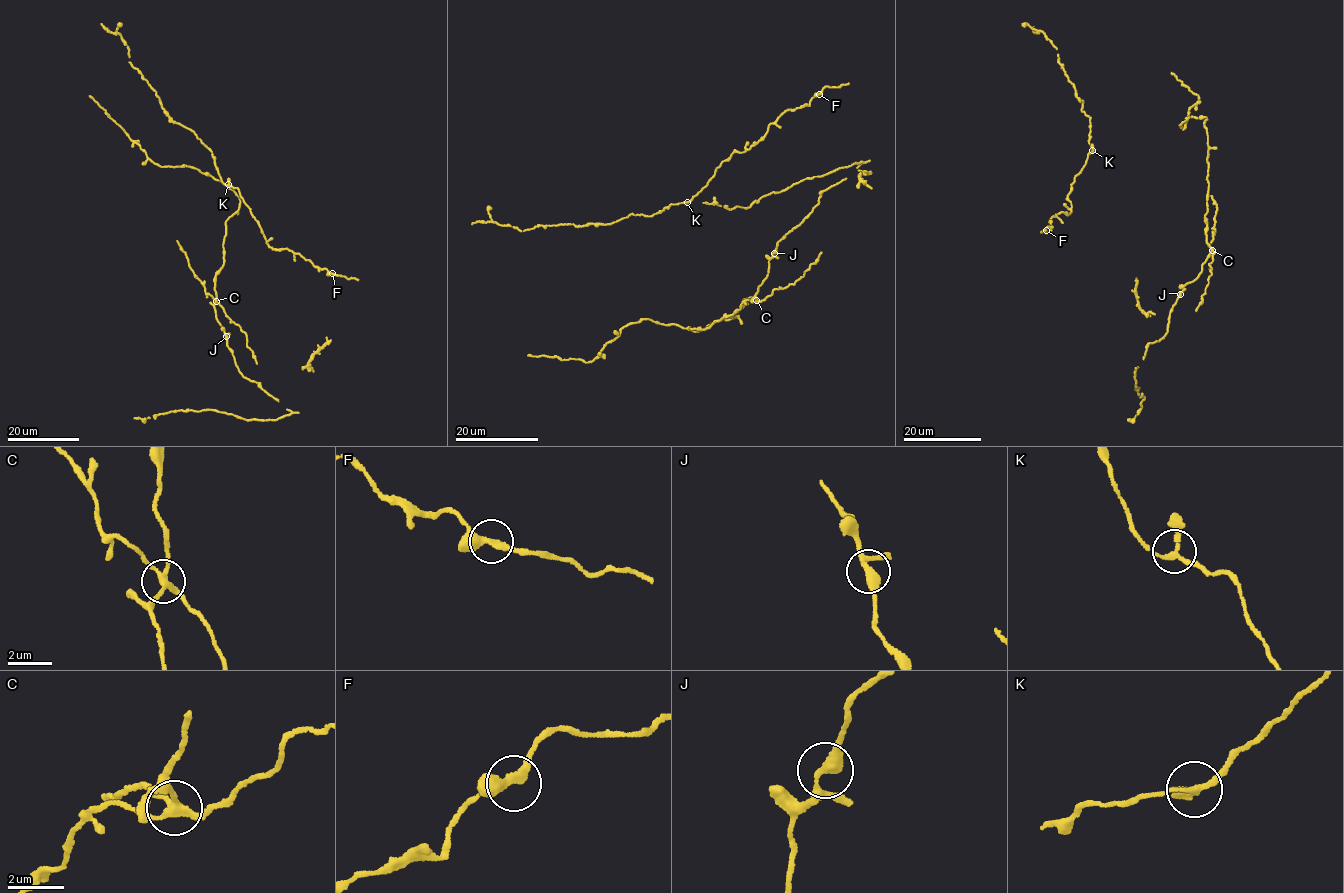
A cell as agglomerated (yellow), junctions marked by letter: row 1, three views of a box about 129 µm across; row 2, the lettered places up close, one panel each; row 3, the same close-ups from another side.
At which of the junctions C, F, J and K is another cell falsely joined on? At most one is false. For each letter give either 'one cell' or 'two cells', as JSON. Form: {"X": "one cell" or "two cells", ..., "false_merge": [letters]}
{"C": "two cells", "F": "one cell", "J": "one cell", "K": "one cell", "false_merge": ["C"]}

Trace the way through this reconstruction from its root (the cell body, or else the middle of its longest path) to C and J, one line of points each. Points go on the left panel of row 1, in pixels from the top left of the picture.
C: (226, 220), (224, 265), (215, 275), (215, 301)
J: (226, 220), (224, 265), (215, 275), (214, 306), (215, 317), (226, 336)

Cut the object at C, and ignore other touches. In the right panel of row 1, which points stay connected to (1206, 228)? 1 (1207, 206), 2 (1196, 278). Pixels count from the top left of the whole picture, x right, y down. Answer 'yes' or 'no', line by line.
1: yes
2: yes

